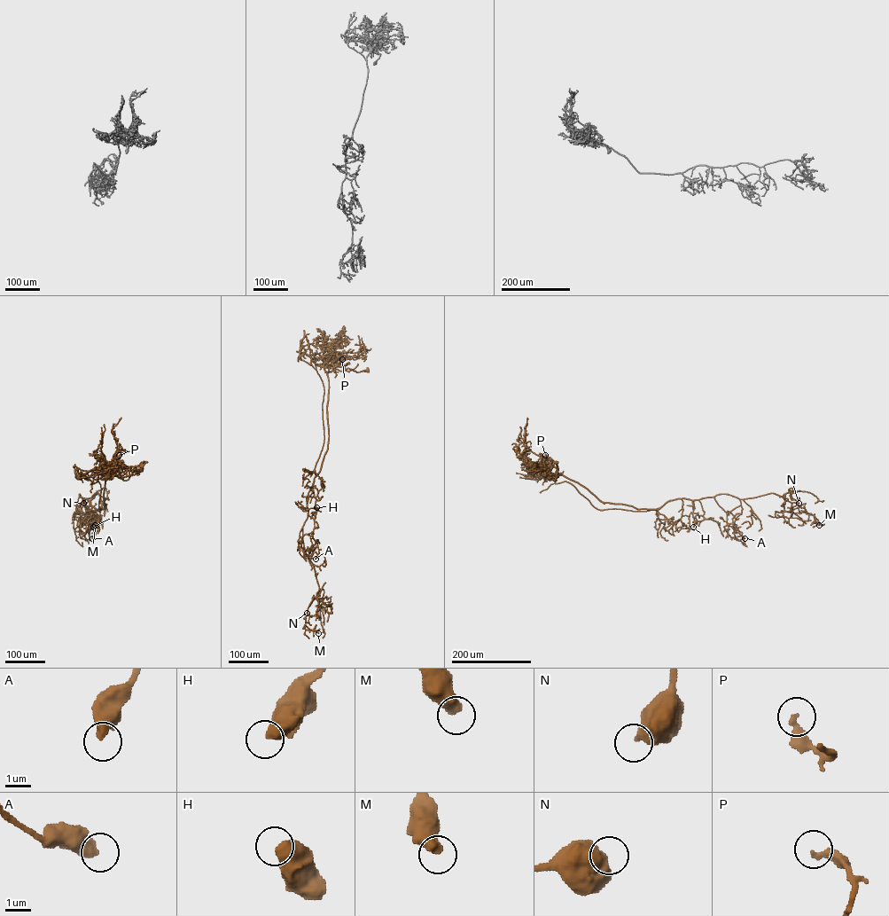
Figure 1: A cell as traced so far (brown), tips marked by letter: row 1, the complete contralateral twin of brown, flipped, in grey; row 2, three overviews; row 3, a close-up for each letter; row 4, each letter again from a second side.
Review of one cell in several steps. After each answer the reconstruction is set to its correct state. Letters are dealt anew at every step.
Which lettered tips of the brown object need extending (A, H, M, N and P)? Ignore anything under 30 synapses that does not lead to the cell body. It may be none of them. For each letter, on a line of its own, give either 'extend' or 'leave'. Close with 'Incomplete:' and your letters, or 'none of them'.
A: leave
H: leave
M: leave
N: leave
P: leave
Incomplete: none of them

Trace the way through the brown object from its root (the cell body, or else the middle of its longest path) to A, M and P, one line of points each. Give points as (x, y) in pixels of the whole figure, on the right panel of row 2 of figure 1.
A: (556, 463), (554, 481), (556, 467), (601, 501), (638, 509), (736, 497), (742, 509), (732, 523), (744, 538)
M: (556, 463), (554, 481), (556, 467), (602, 502), (658, 509), (773, 493), (819, 525)
P: (556, 463), (558, 470), (554, 481), (556, 468), (539, 465), (543, 463), (545, 455)

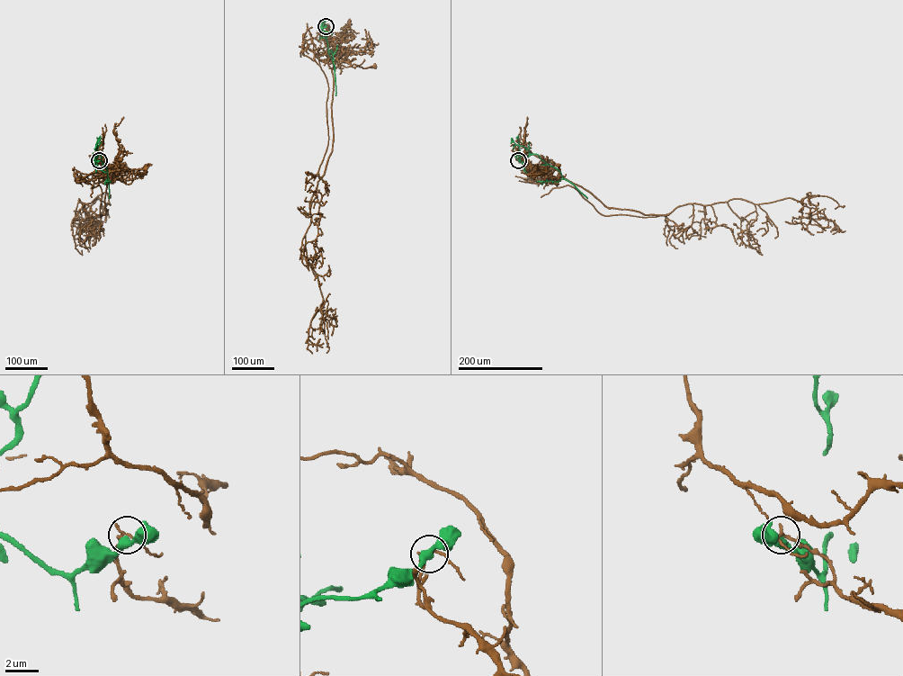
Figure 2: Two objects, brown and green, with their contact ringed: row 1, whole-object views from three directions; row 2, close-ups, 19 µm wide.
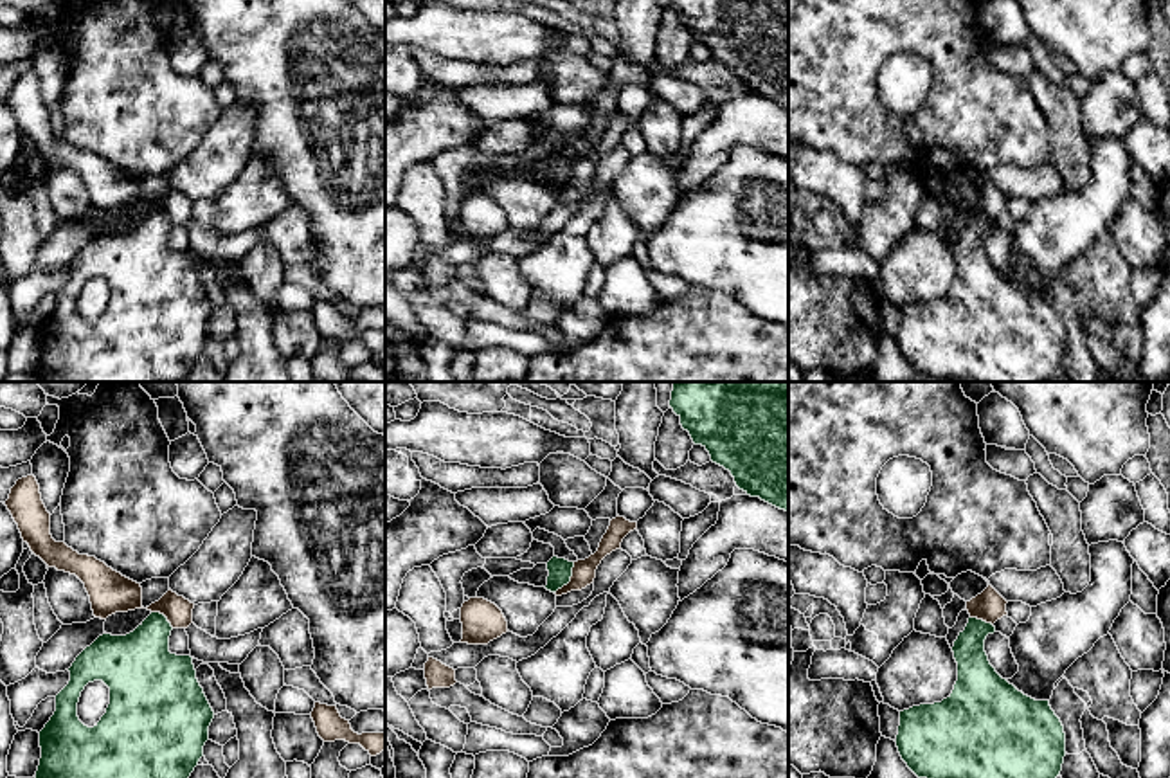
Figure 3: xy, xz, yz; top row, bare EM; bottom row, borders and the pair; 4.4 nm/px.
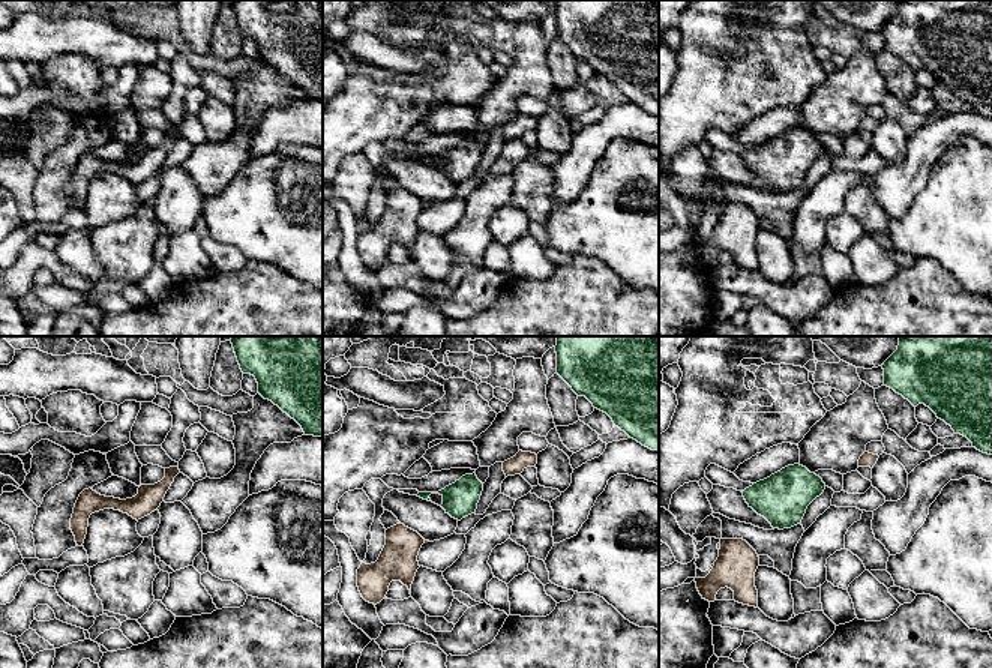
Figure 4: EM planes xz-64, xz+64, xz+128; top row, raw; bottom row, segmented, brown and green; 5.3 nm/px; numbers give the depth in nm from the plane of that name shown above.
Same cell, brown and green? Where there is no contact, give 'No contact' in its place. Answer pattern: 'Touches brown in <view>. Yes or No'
Touches brown in xz. No

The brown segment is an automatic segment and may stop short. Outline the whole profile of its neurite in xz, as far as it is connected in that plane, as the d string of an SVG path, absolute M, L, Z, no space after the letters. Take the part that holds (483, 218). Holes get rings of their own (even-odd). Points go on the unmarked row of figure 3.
M477 193L463 200L461 220L461 240L468 241L488 241L508 229L502 207L495 200Z

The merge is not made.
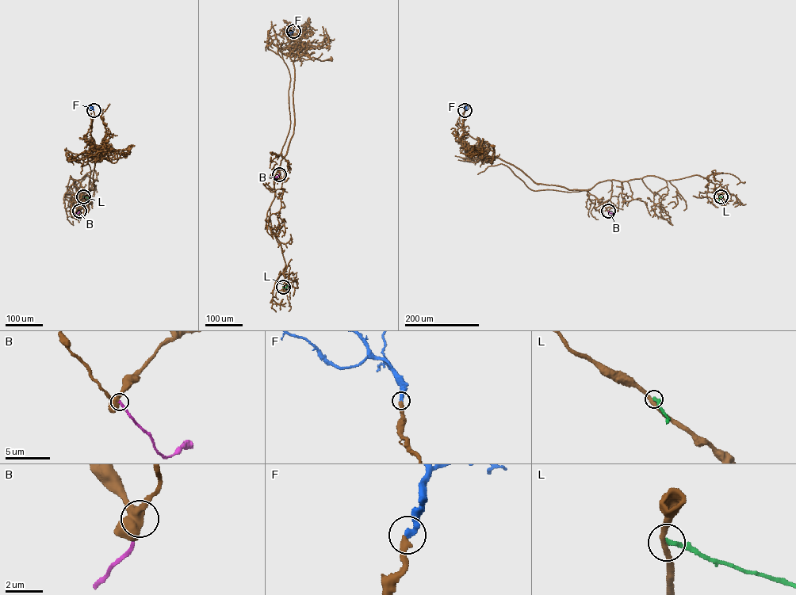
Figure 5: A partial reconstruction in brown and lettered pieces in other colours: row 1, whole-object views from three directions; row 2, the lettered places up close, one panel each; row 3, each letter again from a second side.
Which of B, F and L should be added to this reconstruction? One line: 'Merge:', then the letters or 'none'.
Merge: B, F

